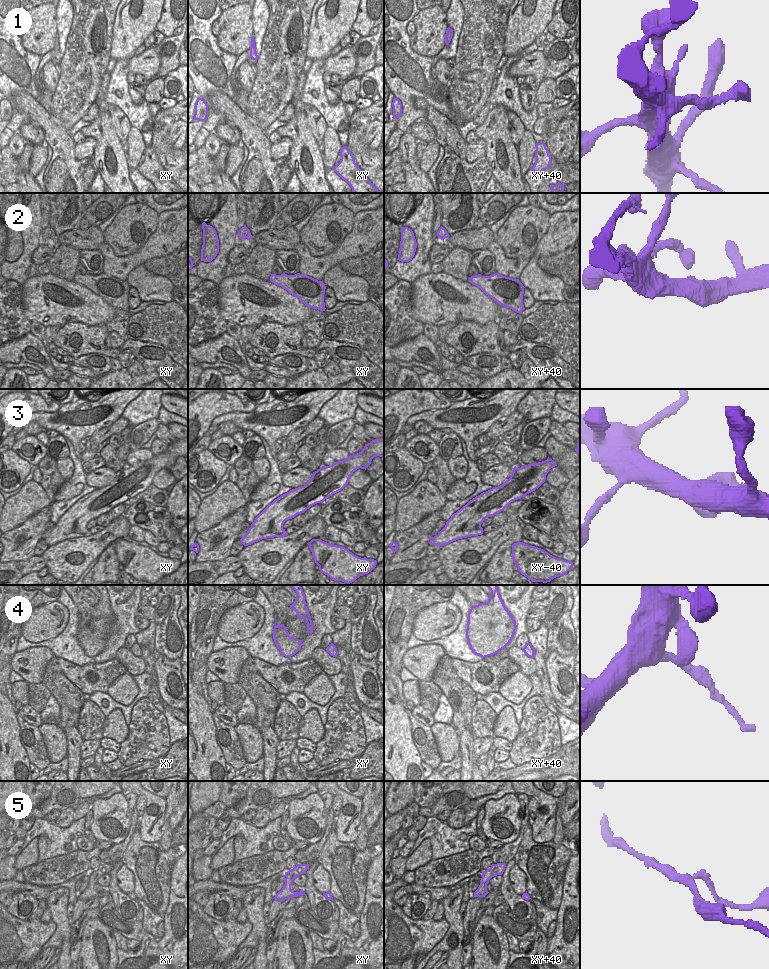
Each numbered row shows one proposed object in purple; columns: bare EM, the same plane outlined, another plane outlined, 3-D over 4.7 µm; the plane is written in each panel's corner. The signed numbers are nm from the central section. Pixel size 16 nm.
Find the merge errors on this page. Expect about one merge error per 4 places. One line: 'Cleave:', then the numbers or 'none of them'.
Cleave: 4

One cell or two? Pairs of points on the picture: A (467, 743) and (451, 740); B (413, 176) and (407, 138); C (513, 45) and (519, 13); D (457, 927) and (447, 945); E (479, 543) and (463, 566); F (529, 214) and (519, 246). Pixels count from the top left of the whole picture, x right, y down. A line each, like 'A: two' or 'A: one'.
A: two
B: one
C: one
D: one
E: one
F: one

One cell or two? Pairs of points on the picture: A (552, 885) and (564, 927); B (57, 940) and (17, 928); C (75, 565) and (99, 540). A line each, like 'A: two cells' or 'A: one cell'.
A: two cells
B: two cells
C: one cell

